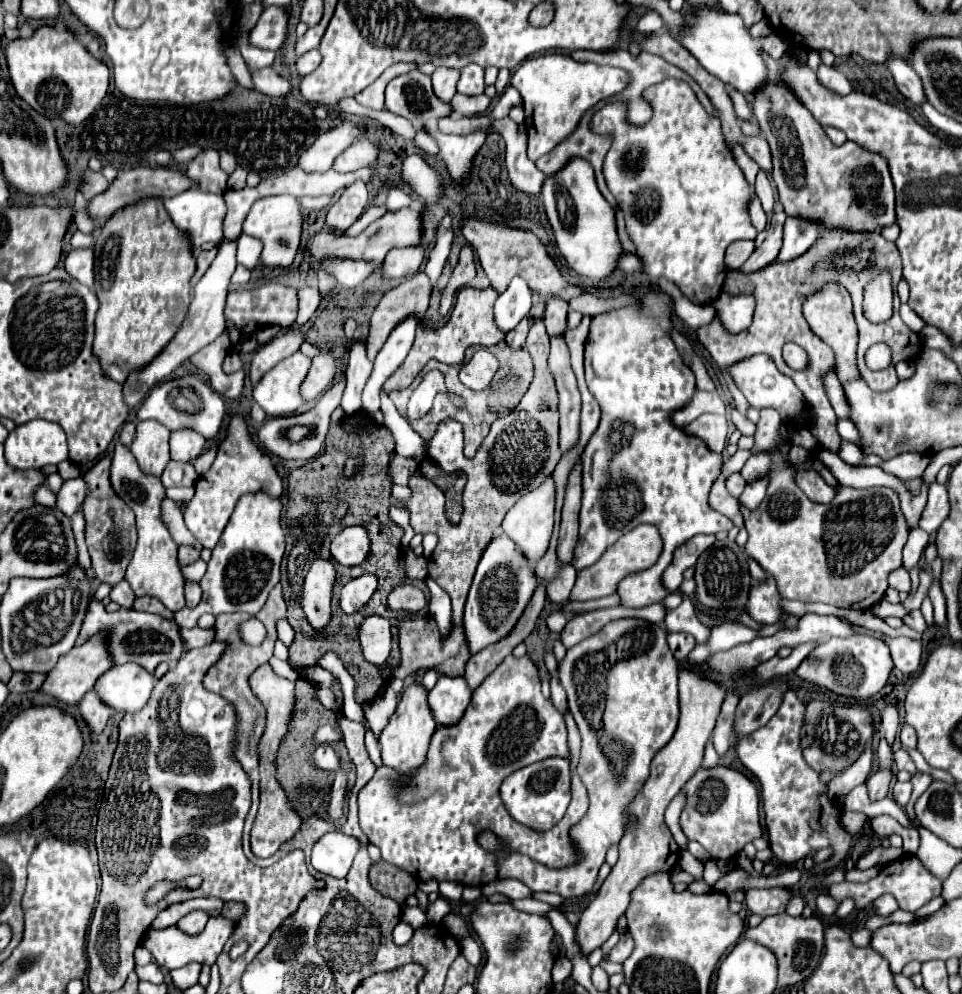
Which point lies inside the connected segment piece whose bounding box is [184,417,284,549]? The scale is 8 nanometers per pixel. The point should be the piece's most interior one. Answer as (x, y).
(240, 467)

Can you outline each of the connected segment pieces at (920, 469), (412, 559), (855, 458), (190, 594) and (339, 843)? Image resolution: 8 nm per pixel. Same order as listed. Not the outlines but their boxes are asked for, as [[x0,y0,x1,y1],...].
[[878,453,930,481],[404,549,426,579],[840,441,878,465],[186,581,202,607],[312,831,360,877]]

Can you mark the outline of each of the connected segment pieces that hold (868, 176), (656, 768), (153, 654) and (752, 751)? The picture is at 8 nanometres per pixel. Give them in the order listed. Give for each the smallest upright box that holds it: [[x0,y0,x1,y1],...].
[[752,81,896,231],[576,669,724,955],[76,599,188,671],[734,693,854,875]]

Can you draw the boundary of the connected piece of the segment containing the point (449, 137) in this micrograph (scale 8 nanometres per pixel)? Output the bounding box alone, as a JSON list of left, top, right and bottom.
[422,126,486,183]

